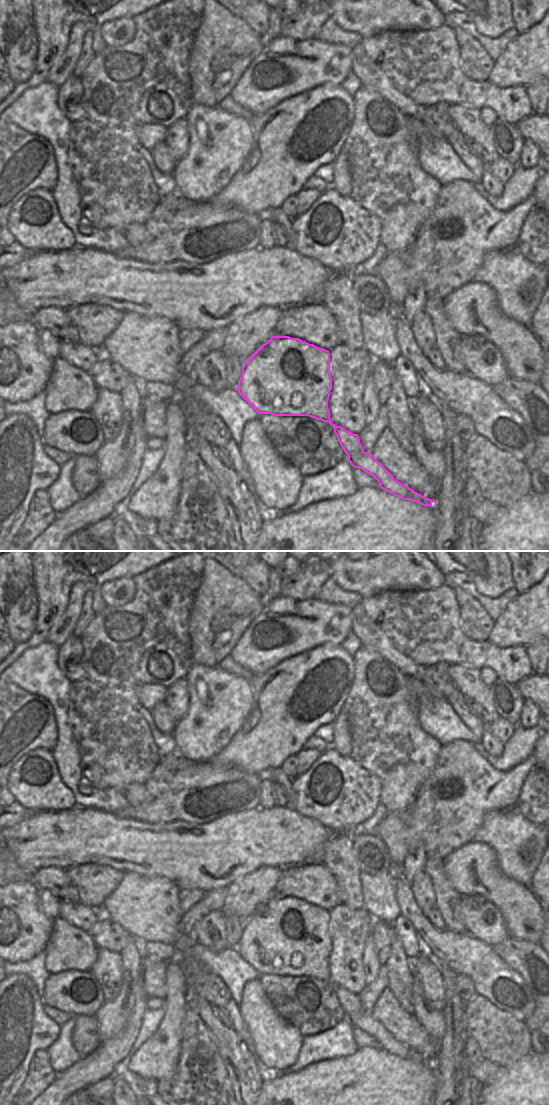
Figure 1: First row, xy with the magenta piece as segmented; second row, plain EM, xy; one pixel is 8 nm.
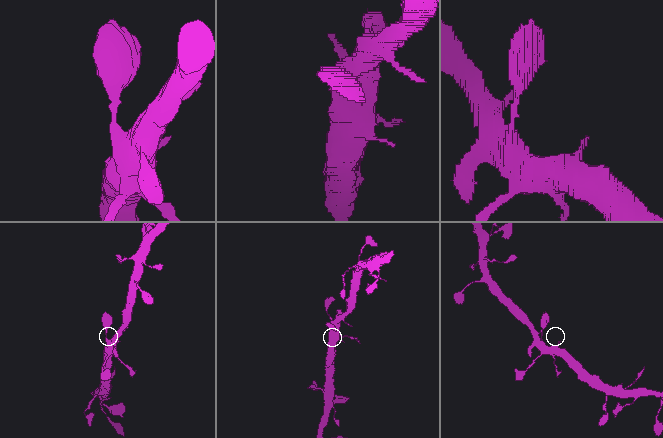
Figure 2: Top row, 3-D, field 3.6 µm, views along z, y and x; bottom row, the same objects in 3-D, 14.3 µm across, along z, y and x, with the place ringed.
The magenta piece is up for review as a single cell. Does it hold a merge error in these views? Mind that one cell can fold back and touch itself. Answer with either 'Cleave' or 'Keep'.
Cleave

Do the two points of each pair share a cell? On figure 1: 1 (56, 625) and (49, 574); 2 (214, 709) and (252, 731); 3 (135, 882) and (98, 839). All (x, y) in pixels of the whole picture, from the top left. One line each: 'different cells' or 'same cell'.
1: same cell
2: different cells
3: different cells

